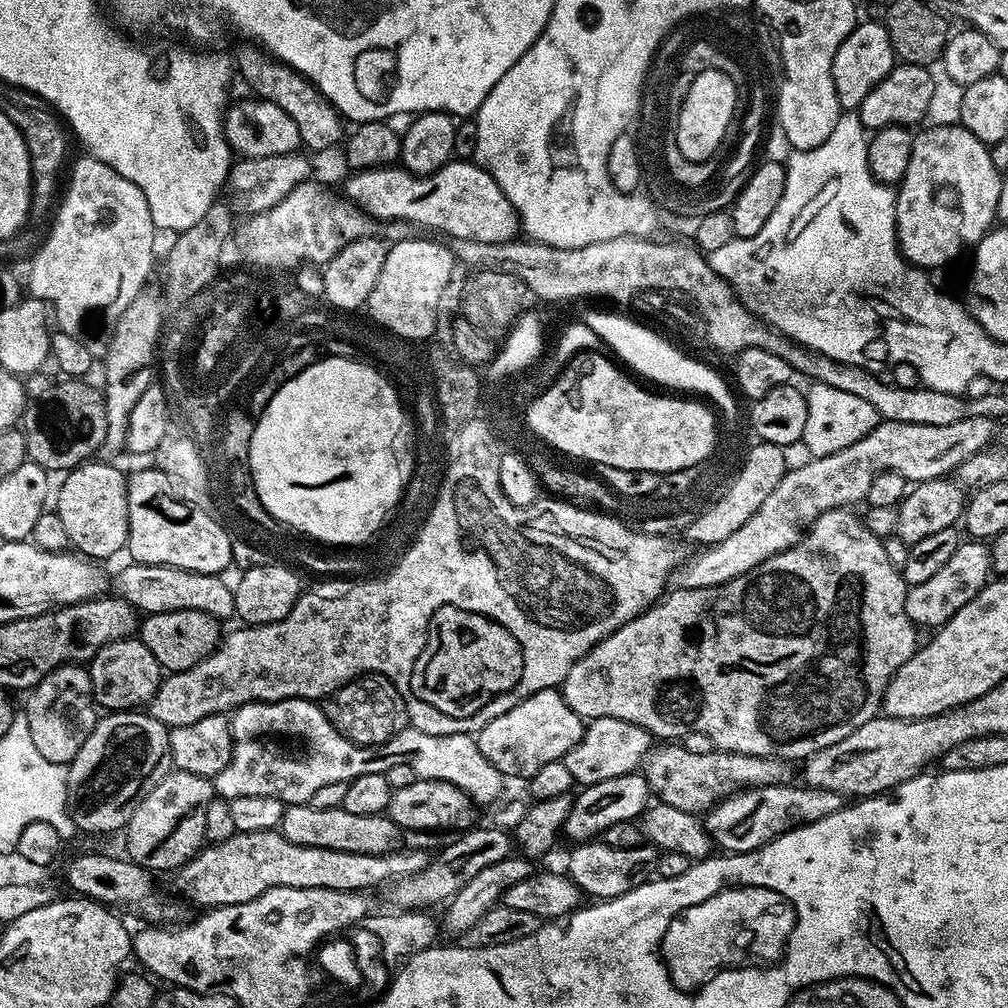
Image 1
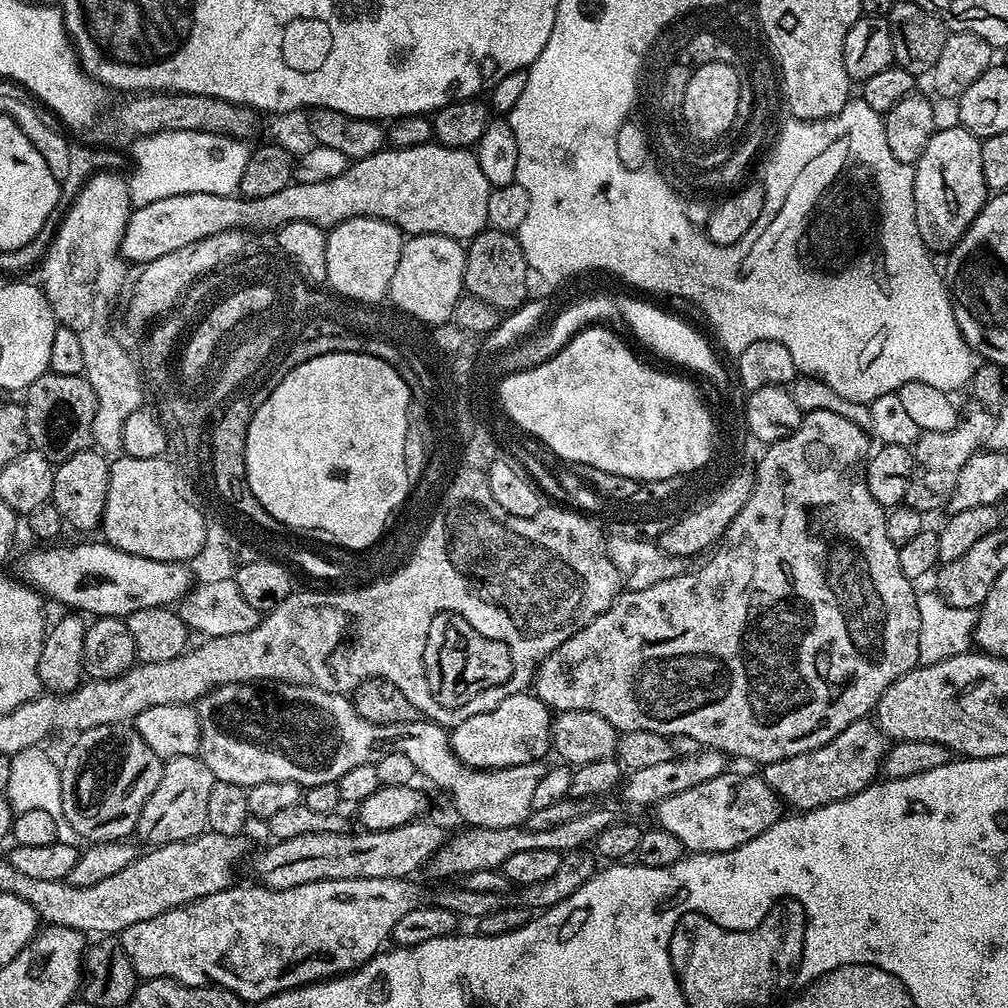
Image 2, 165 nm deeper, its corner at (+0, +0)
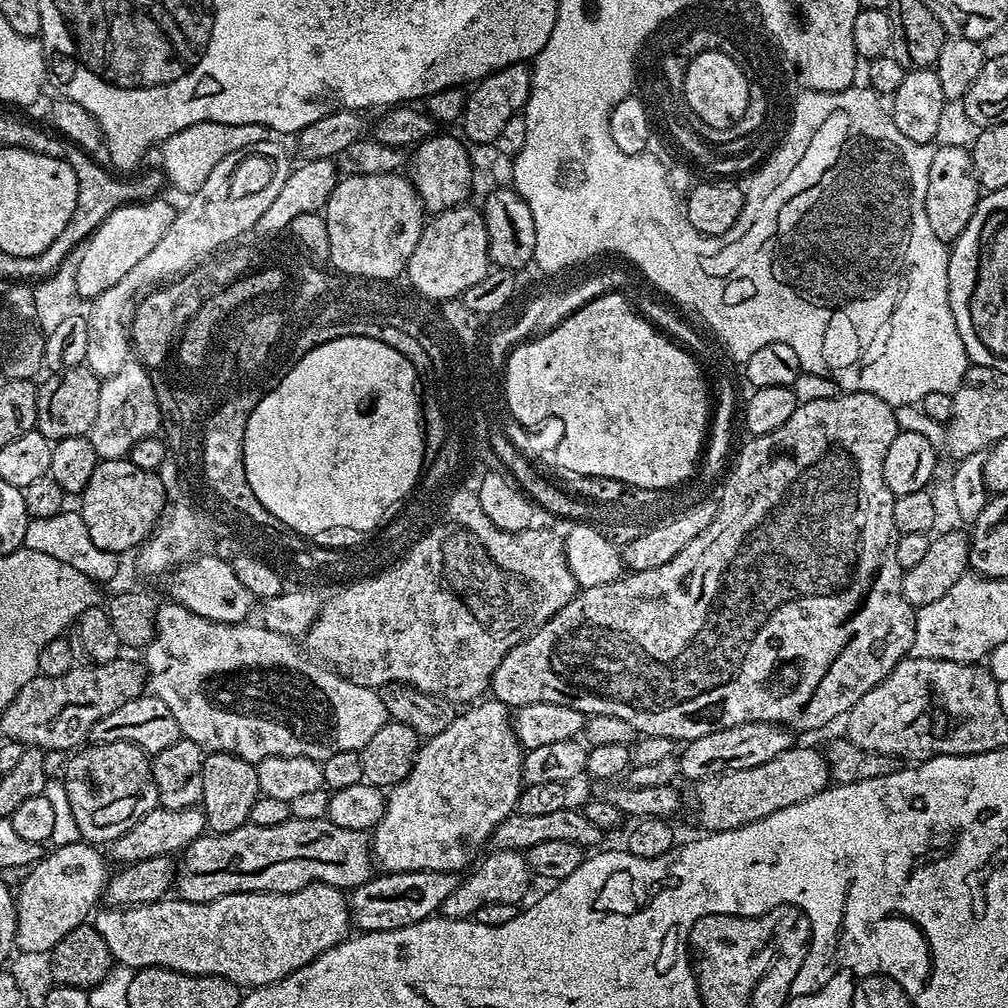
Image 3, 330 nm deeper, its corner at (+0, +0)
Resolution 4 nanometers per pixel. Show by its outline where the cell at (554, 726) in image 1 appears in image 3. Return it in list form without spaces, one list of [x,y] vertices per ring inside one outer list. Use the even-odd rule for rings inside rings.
[[[484,698],[475,706],[461,711],[452,719],[450,726],[446,726],[446,730],[442,730],[442,734],[427,737],[427,739],[423,741],[420,753],[416,755],[416,761],[410,770],[410,774],[406,774],[406,778],[402,778],[402,782],[398,782],[393,788],[387,789],[386,799],[384,801],[384,813],[370,836],[375,863],[379,865],[379,867],[381,864],[382,867],[380,868],[383,869],[385,873],[410,871],[446,871],[455,872],[457,874],[463,873],[465,869],[469,867],[467,864],[470,863],[472,859],[474,859],[473,861],[477,859],[476,851],[478,851],[483,844],[487,845],[489,841],[491,841],[492,831],[494,831],[506,817],[512,815],[512,813],[516,811],[516,803],[520,797],[520,790],[522,787],[524,754],[525,749],[520,747],[520,739],[516,737],[514,720],[510,715],[510,709],[508,705],[503,704],[501,700]]]

